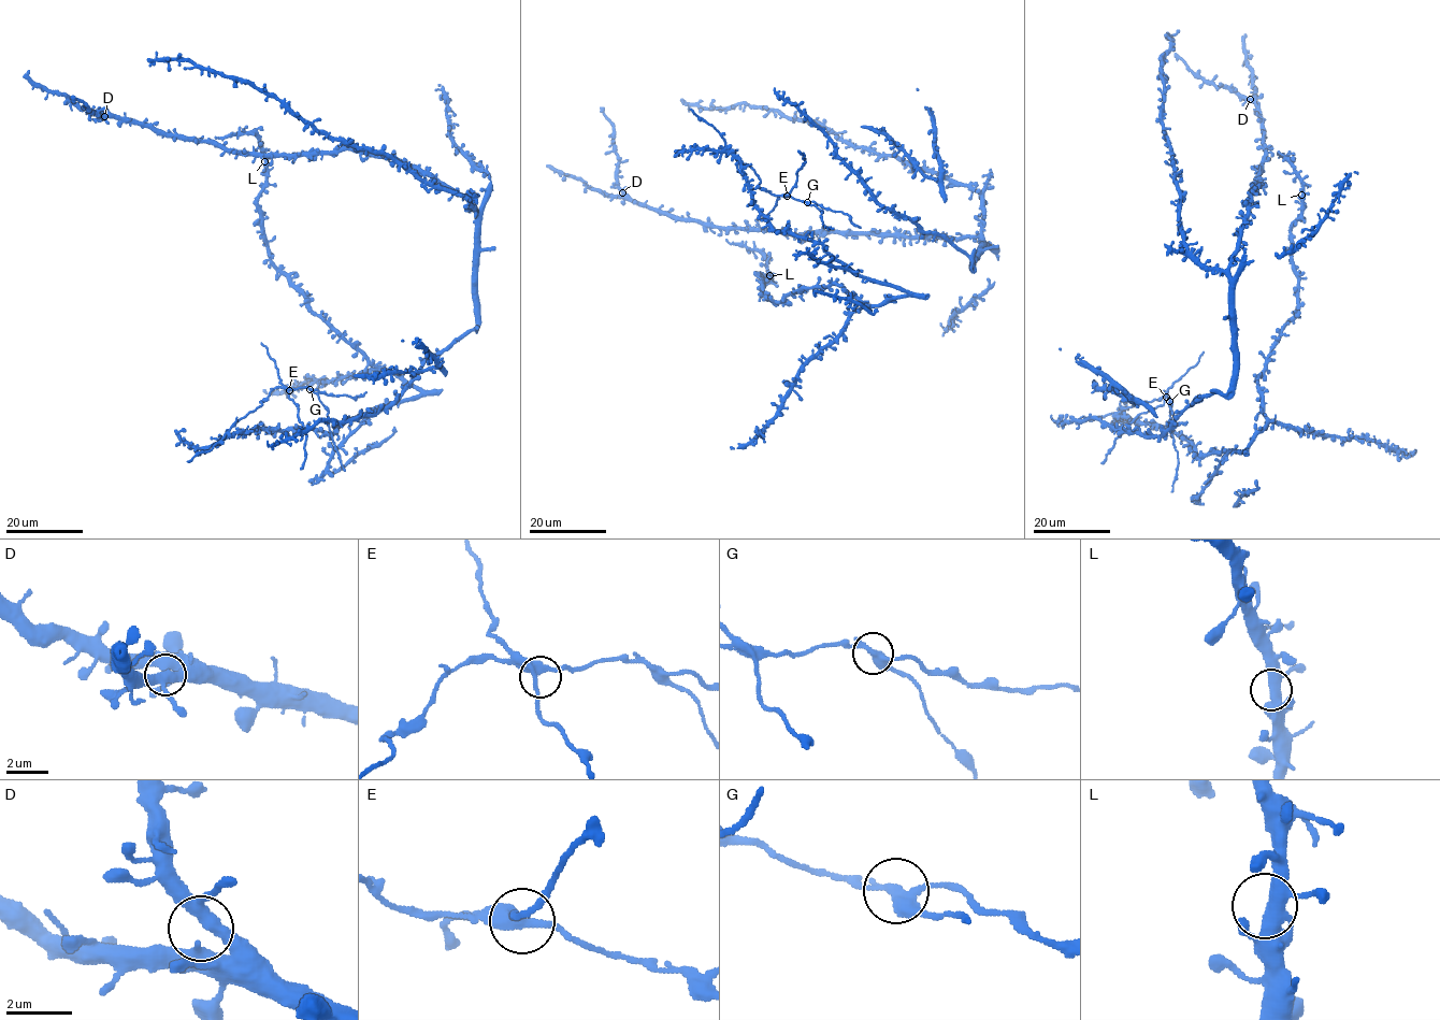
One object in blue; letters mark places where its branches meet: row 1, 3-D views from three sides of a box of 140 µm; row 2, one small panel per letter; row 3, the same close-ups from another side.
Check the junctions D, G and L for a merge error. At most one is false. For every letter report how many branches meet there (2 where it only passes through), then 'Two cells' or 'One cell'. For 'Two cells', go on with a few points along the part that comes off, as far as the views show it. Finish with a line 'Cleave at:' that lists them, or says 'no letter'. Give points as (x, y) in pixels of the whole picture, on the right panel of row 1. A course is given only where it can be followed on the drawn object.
D: Branches: 3. One cell
G: Branches: 3. Two cells. Course of the part to remove: (1169, 401), (1167, 391), (1157, 400), (1136, 402), (1116, 413), (1076, 422)
L: Branches: 3. One cell
Cleave at: G

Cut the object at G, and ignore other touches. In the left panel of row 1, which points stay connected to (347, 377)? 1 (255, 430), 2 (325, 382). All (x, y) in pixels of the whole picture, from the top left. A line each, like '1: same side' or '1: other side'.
1: same side
2: same side

